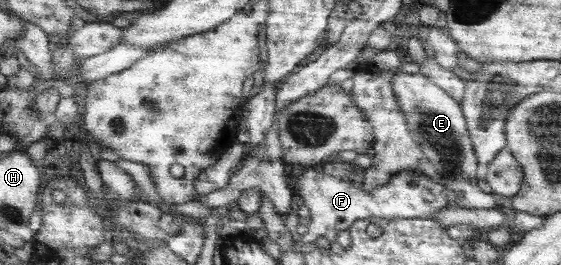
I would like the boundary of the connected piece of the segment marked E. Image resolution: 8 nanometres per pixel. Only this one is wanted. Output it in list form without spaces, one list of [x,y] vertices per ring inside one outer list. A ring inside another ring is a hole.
[[[400,70],[392,72],[392,89],[398,109],[404,115],[410,138],[420,145],[422,158],[426,158],[440,175],[446,191],[446,207],[458,206],[466,209],[494,209],[499,206],[495,195],[484,193],[477,186],[476,156],[465,128],[459,102],[444,93],[421,73],[409,74]]]

